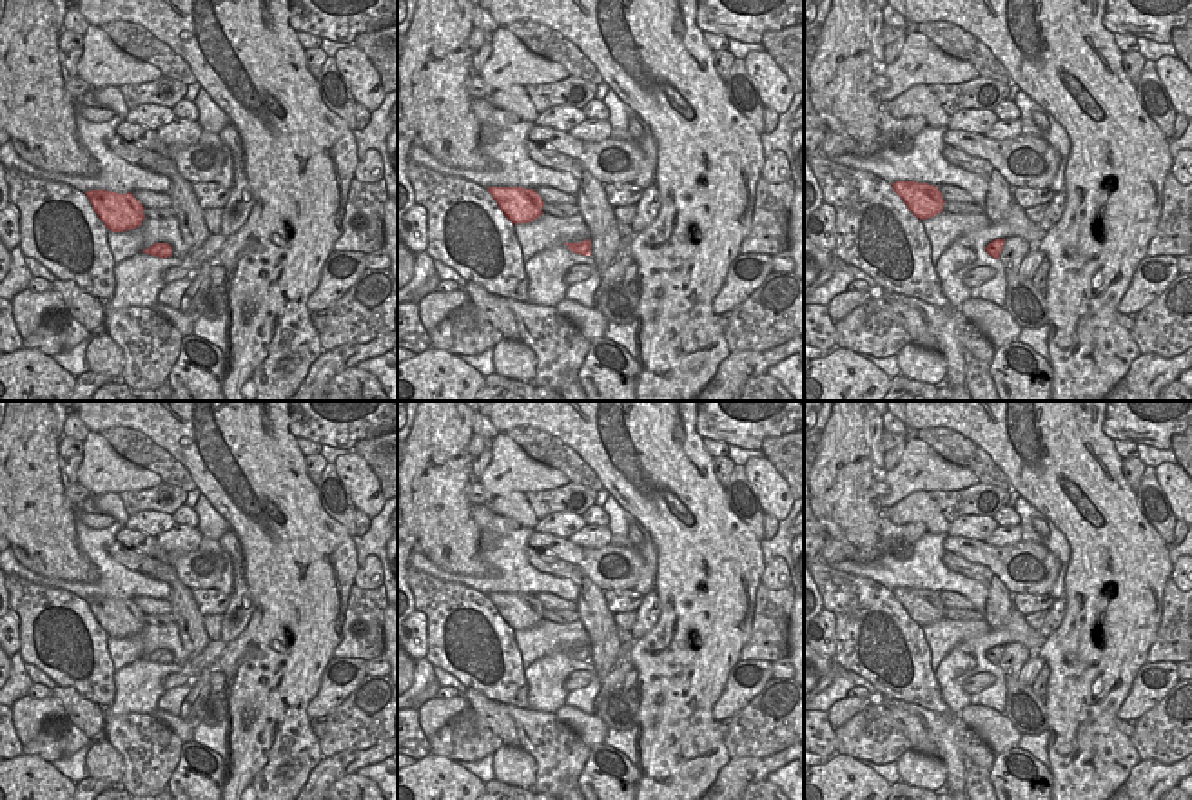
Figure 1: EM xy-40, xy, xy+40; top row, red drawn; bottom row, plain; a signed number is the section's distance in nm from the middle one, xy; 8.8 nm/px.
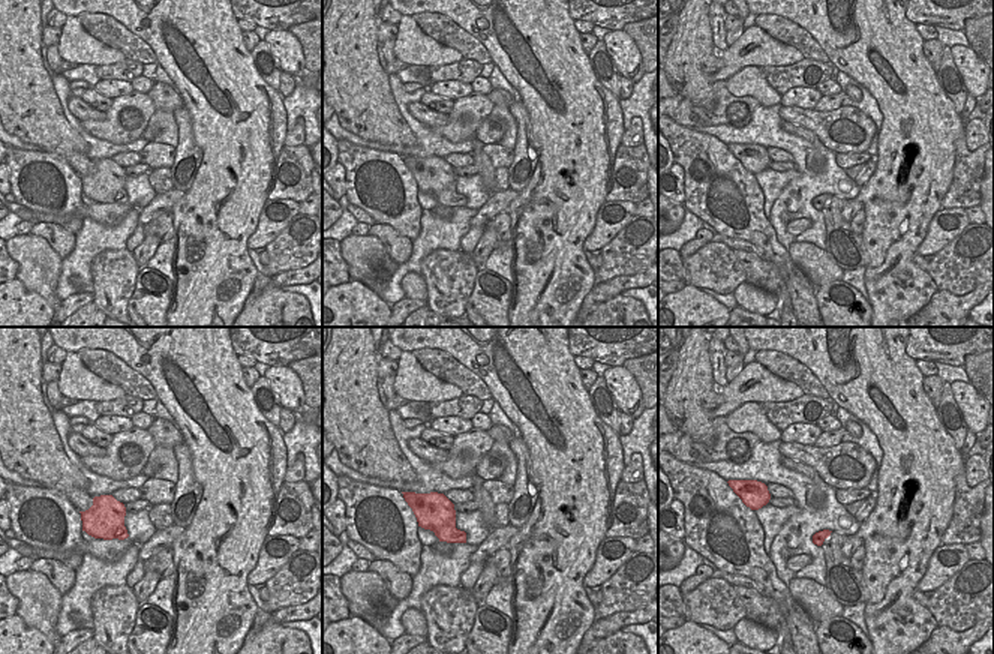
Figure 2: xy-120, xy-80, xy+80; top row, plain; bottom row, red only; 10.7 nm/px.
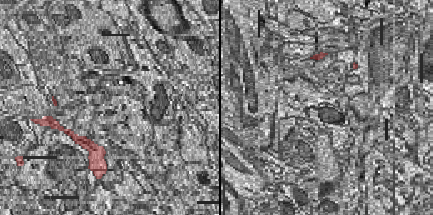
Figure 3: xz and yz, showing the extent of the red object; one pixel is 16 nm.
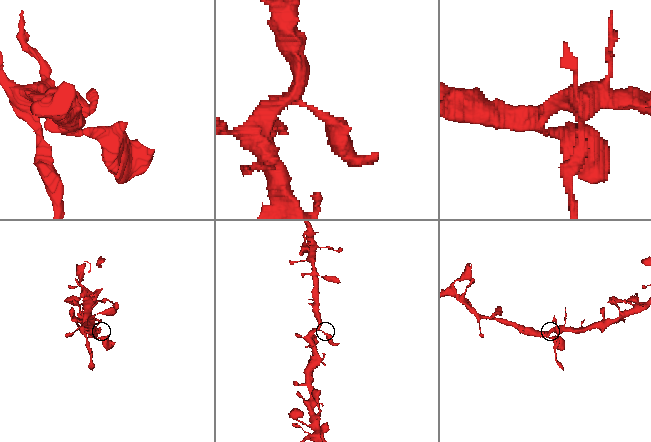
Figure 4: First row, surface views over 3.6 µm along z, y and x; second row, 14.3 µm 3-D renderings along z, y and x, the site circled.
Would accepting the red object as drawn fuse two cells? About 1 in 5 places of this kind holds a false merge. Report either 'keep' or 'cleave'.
keep

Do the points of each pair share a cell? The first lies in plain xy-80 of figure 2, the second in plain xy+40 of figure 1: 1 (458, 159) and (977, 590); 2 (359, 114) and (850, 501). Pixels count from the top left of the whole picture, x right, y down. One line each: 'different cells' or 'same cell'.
1: different cells
2: same cell

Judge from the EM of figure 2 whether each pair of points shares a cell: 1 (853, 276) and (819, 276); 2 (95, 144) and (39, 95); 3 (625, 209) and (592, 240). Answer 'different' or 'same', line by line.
1: different
2: different
3: same

